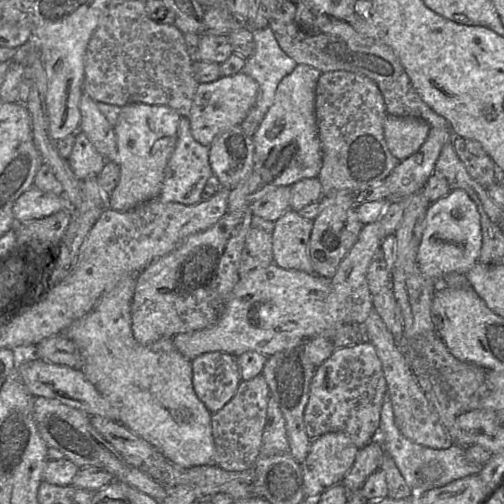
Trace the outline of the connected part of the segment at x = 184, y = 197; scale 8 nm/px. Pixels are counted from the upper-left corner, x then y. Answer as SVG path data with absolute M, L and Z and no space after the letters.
M181 116L178 126L178 139L167 166L162 190L158 200L194 205L203 200L202 193L207 180L213 175L209 162L209 147L197 142L191 133L190 123L186 116Z

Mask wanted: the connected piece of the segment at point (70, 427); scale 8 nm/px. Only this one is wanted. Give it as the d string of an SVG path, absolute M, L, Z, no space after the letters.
M35 397L33 416L38 432L48 448L59 450L63 454L63 458L73 462L79 469L98 467L110 473L114 479L148 494L158 501L162 501L167 496L168 488L123 461L114 447L95 430L90 416L83 411L57 400Z

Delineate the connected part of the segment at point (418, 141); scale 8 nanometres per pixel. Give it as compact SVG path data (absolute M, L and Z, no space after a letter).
M389 114L385 117L383 127L388 149L400 161L419 150L430 130L429 124L420 118Z

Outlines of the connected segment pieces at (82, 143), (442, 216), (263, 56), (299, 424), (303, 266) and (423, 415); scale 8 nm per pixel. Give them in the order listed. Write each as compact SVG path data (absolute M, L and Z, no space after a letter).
M81 131L75 133L75 143L67 161L75 176L80 179L96 177L106 164L106 159Z
M451 189L447 195L431 203L426 212L417 261L420 270L435 280L436 289L448 274L466 274L479 261L481 246L480 214L466 191Z
M269 26L253 32L254 53L246 59L241 72L251 76L259 85L255 104L246 119L260 124L274 101L280 81L297 66L279 46Z
M302 346L268 356L262 370L269 388L269 398L277 402L285 420L289 453L300 464L306 459L311 446L311 439L304 424L304 410L308 403L315 370L316 367L305 356Z
M292 208L276 221L272 236L273 263L288 270L315 273L309 256L313 220L303 218Z
M372 309L361 327L364 340L374 346L380 359L387 385L387 395L391 401L395 424L399 431L412 442L432 449L446 449L453 445L445 427L440 422L435 407L428 400L416 377L411 372L398 347L397 340L375 309Z

